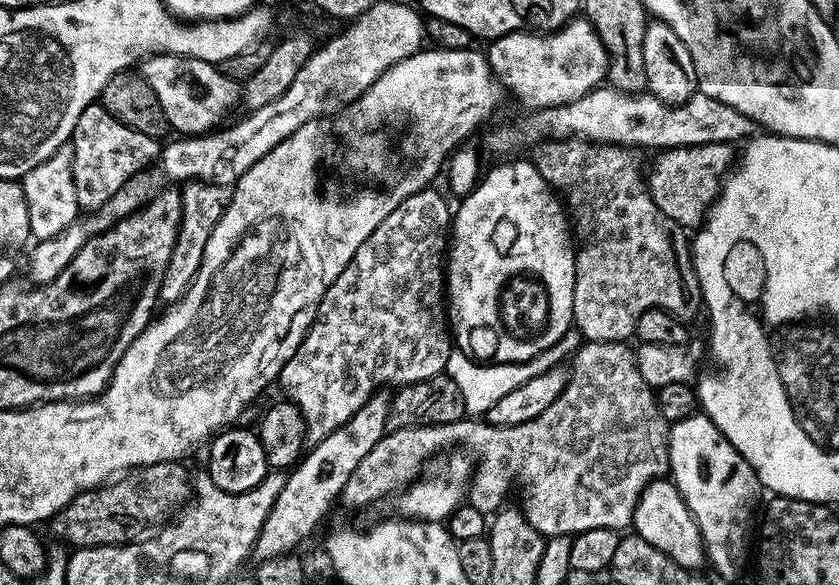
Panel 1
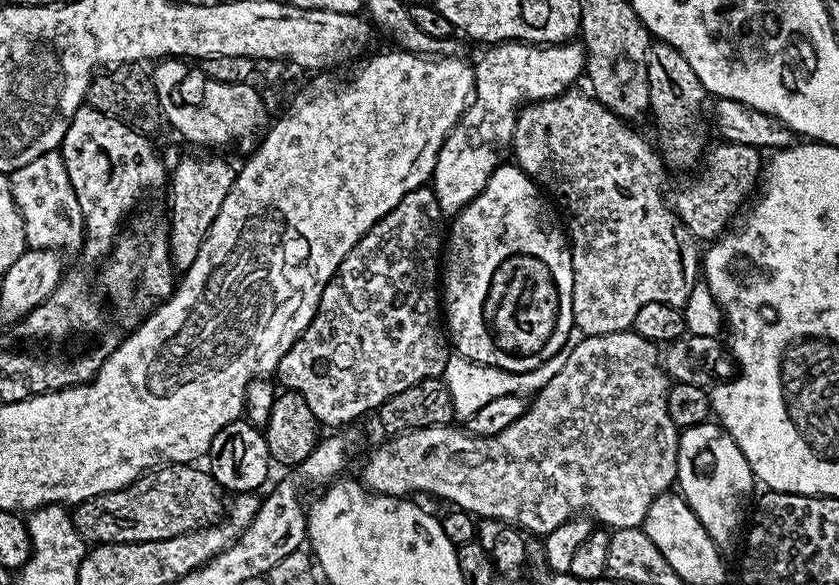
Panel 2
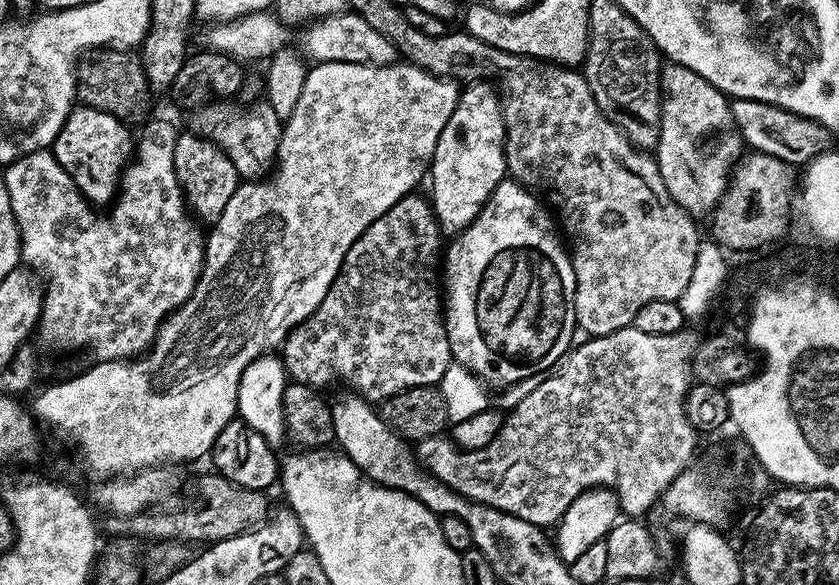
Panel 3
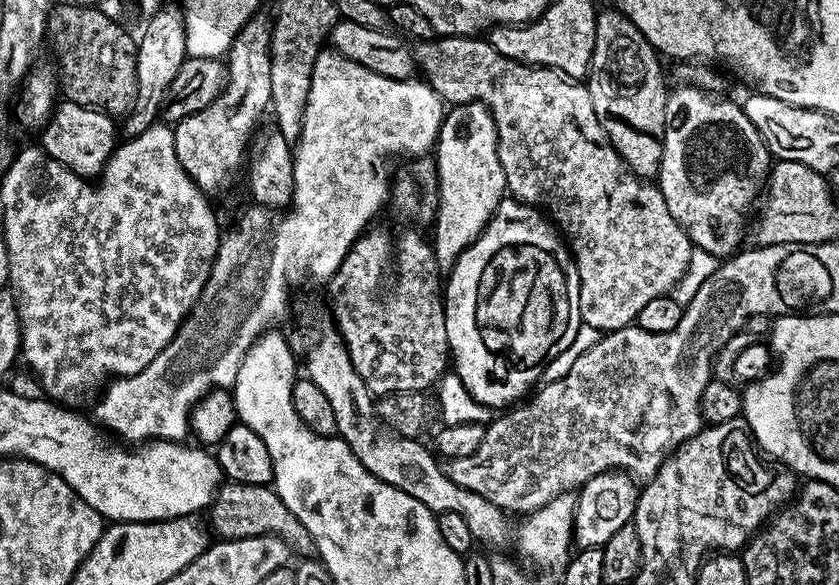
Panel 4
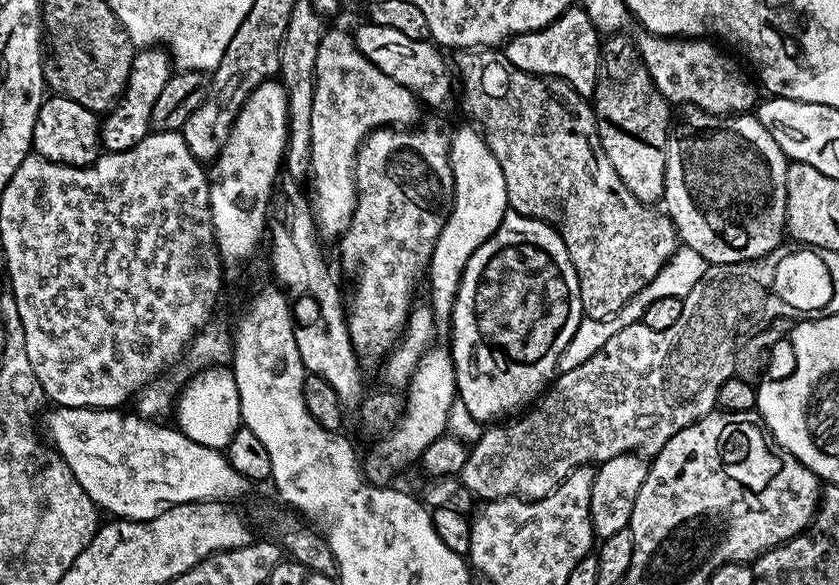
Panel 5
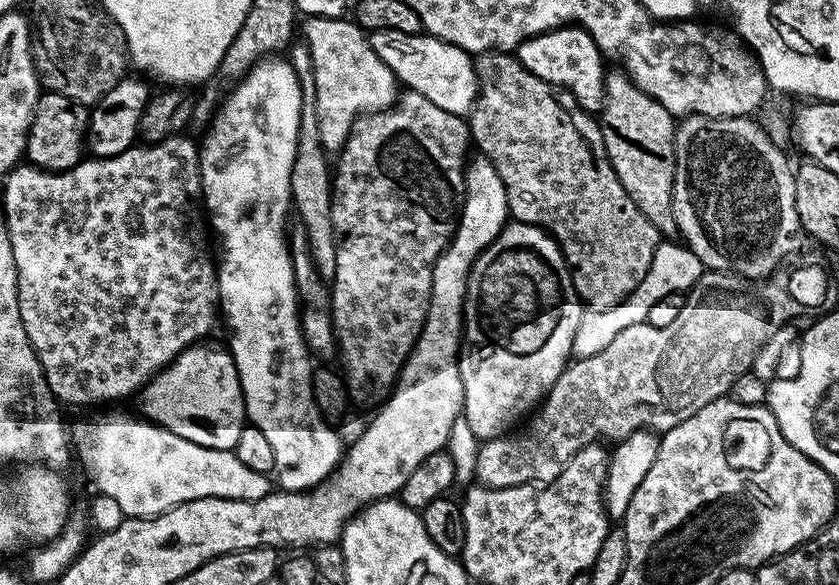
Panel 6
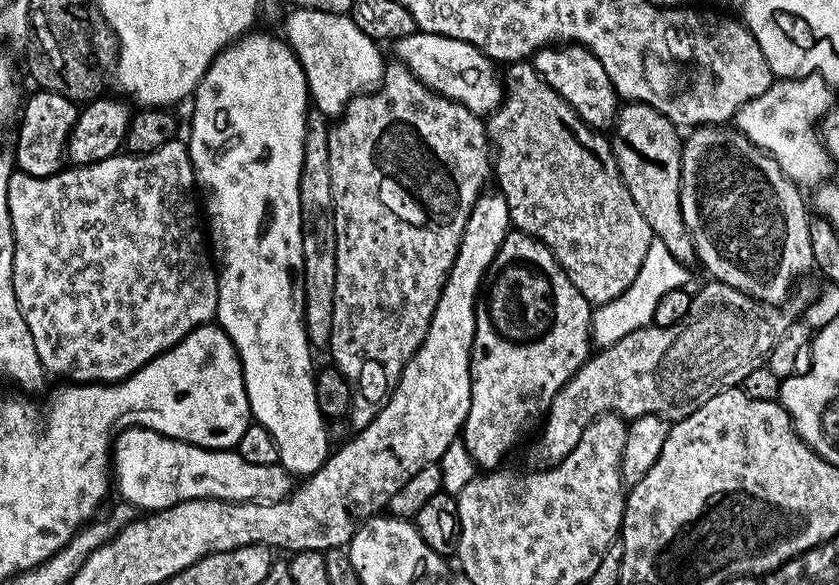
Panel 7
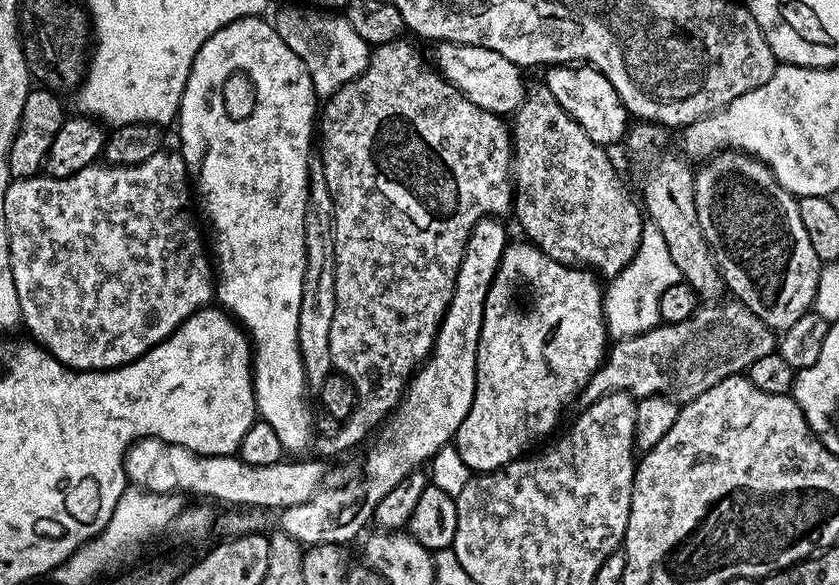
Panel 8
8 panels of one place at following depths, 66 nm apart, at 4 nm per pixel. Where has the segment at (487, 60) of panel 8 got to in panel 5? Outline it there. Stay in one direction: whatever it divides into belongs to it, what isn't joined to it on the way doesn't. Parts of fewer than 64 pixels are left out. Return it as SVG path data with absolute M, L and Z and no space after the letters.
M363 22L354 31L356 49L362 53L382 74L394 78L398 86L406 86L416 96L417 101L429 104L432 108L440 108L454 96L454 76L450 64L444 61L445 53L435 43L428 40L406 38L398 30L390 30L390 26L378 26L371 22Z

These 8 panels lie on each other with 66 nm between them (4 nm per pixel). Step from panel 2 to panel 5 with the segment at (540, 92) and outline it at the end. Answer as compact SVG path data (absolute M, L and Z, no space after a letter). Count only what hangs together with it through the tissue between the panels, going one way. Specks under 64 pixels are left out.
M467 126L453 131L450 136L450 162L452 163L452 212L446 218L446 226L442 226L442 234L438 234L438 242L434 246L432 256L428 260L426 284L432 287L430 307L437 325L447 325L452 318L454 302L458 294L458 286L462 282L462 274L466 270L466 262L500 228L505 212L509 211L506 194L506 178L502 178L502 166L498 166L498 158L490 154L490 146L486 146L484 135L479 128Z

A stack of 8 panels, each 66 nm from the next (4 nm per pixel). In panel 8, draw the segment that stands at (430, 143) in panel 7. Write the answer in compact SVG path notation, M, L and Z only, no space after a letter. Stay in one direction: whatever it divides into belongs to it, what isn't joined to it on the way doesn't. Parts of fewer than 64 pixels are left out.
M401 38L398 40L391 40L385 44L377 44L371 49L368 58L368 69L363 72L361 76L355 76L350 82L346 82L341 88L327 97L322 104L322 115L318 120L318 136L324 139L324 153L322 159L324 161L324 173L326 174L326 186L330 186L330 194L334 198L334 242L336 243L336 281L334 282L334 294L336 301L334 302L334 326L330 326L330 358L332 359L332 366L335 371L341 372L346 378L350 378L350 382L356 391L356 408L350 414L350 418L343 421L338 434L328 439L321 439L319 441L320 448L328 456L336 456L339 452L348 452L351 448L356 448L360 443L363 445L387 421L390 413L399 405L408 386L409 377L415 373L416 369L428 359L428 355L432 352L432 347L436 341L436 335L440 329L442 318L448 309L450 298L454 294L454 286L456 285L456 275L462 266L464 258L464 248L468 244L468 237L472 235L472 228L475 227L479 220L488 217L504 218L504 215L511 213L514 208L514 177L512 174L512 161L514 159L512 154L512 133L509 125L506 123L505 117L496 116L492 112L482 110L470 102L463 94L455 88L444 76L441 76L439 71L431 63L428 64L424 61L424 56L412 44L407 44L407 39Z

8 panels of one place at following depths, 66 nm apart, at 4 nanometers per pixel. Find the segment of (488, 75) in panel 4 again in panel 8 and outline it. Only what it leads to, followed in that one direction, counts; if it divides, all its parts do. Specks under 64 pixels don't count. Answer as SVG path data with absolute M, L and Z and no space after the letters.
M546 86L539 87L527 89L523 104L514 113L516 121L510 124L514 157L514 217L528 235L525 237L550 259L611 278L629 264L638 250L646 223L641 205L628 197L619 174L612 169L609 149L594 142L590 134L586 134L586 130L582 130L566 110L562 110Z

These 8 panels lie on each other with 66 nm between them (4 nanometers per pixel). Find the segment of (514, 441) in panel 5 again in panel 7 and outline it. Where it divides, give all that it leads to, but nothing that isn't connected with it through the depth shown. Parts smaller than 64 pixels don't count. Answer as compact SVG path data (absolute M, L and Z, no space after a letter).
M708 282L705 288L695 289L686 318L674 326L639 328L609 348L599 349L589 355L587 362L568 379L562 390L558 390L552 405L548 407L543 421L544 433L532 452L533 458L540 466L557 464L566 458L566 454L570 454L570 450L574 450L578 438L582 438L582 430L590 426L592 420L605 414L615 414L621 418L663 416L669 422L690 415L698 410L698 406L710 402L714 394L722 394L728 388L743 385L746 374L761 367L769 359L785 330L784 324L780 324L780 316L772 316L772 306L751 300L746 294L734 290L734 286Z

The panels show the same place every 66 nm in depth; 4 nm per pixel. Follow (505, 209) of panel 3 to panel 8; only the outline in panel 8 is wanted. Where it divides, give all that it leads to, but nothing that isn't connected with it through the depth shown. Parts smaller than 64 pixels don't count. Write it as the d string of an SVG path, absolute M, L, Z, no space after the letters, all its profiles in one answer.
M523 242L524 244L509 243L504 249L496 276L492 279L492 285L488 287L488 297L484 303L484 317L482 318L482 334L478 338L478 350L476 351L476 389L474 390L474 402L462 422L458 426L454 446L458 454L462 454L462 462L466 462L469 473L487 474L504 468L512 460L519 460L529 451L528 448L535 440L548 436L556 428L564 407L571 402L575 396L579 397L588 385L588 380L600 369L604 363L604 357L610 347L608 326L604 323L604 292L601 281L591 271L575 266L560 264L556 260L544 255L535 244Z

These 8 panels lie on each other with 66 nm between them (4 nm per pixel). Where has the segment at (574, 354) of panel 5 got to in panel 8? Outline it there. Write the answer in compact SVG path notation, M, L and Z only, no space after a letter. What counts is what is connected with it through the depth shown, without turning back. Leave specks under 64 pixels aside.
M645 223L642 238L634 258L619 274L611 277L609 286L604 292L604 323L608 326L608 335L613 341L625 340L627 336L637 336L657 327L660 319L660 299L666 286L681 283L678 266L674 266L674 258L670 258L670 250L666 246L666 238L656 225Z

